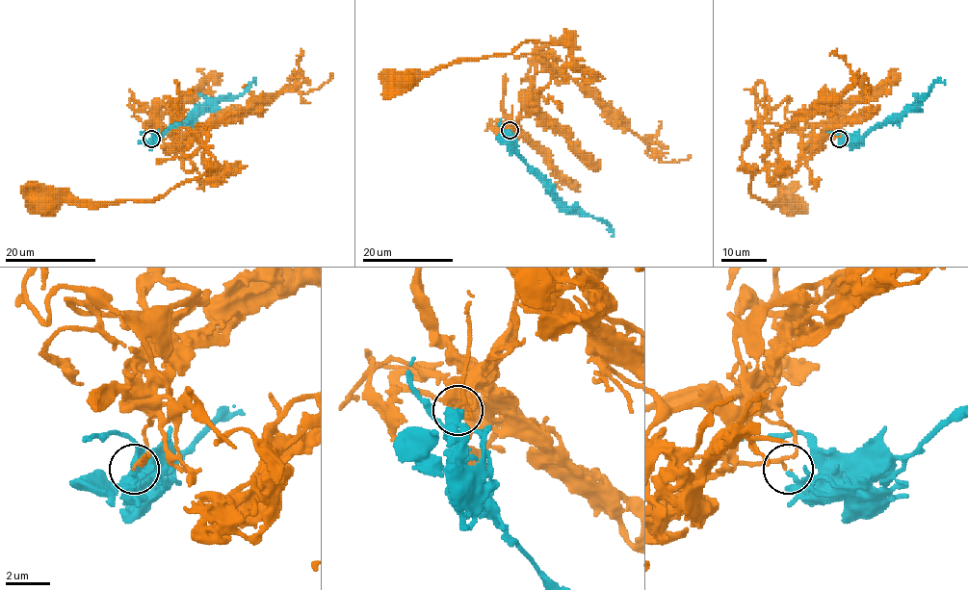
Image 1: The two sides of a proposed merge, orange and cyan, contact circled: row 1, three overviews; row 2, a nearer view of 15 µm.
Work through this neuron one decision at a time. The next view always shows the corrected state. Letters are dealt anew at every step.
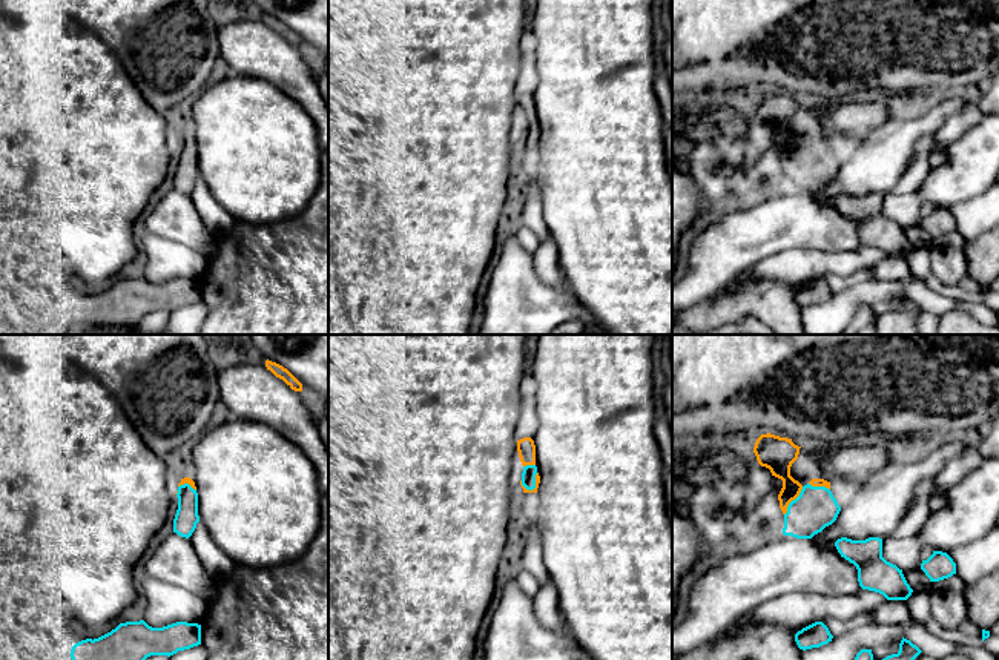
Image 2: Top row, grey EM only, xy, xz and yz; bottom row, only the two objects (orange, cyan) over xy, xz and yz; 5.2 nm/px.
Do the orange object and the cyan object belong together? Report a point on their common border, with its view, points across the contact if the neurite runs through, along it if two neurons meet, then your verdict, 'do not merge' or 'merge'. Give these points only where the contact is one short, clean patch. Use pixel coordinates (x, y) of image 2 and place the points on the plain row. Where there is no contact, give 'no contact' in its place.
meets orange in yz at (792, 155); runs through yz (777, 111), (792, 155), (804, 164), (815, 164); merge

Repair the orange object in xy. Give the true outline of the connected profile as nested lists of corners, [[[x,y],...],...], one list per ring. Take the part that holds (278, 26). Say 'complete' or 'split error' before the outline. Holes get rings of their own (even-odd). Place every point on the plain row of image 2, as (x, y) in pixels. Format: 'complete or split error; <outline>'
complete; [[[265,17],[267,26],[270,26],[276,34],[282,35],[292,46],[302,48],[302,40],[282,21]]]

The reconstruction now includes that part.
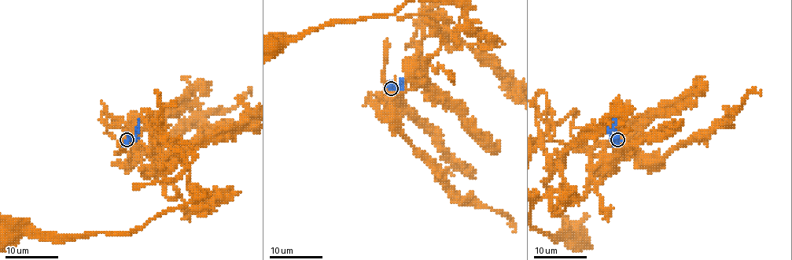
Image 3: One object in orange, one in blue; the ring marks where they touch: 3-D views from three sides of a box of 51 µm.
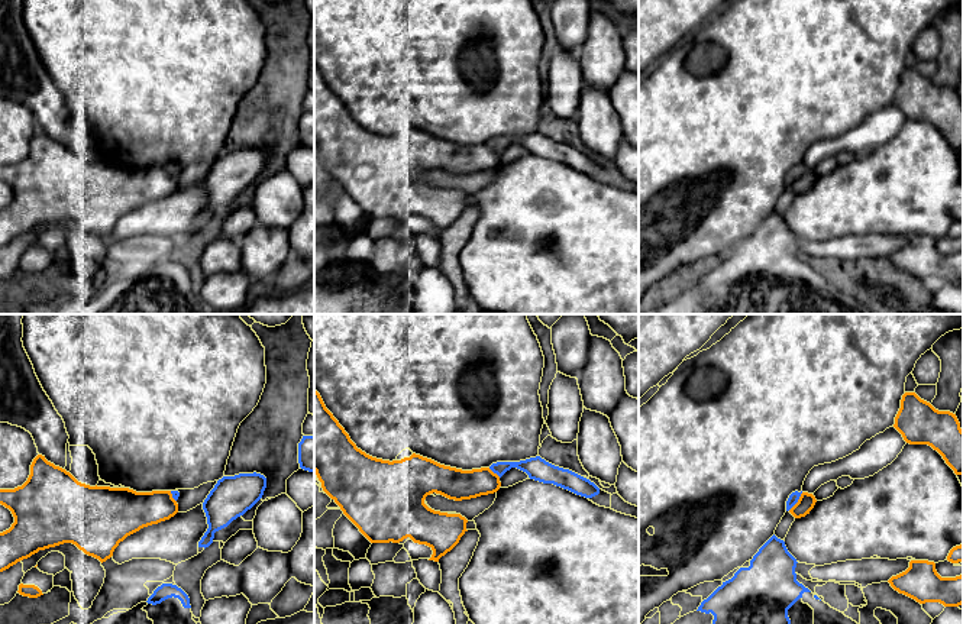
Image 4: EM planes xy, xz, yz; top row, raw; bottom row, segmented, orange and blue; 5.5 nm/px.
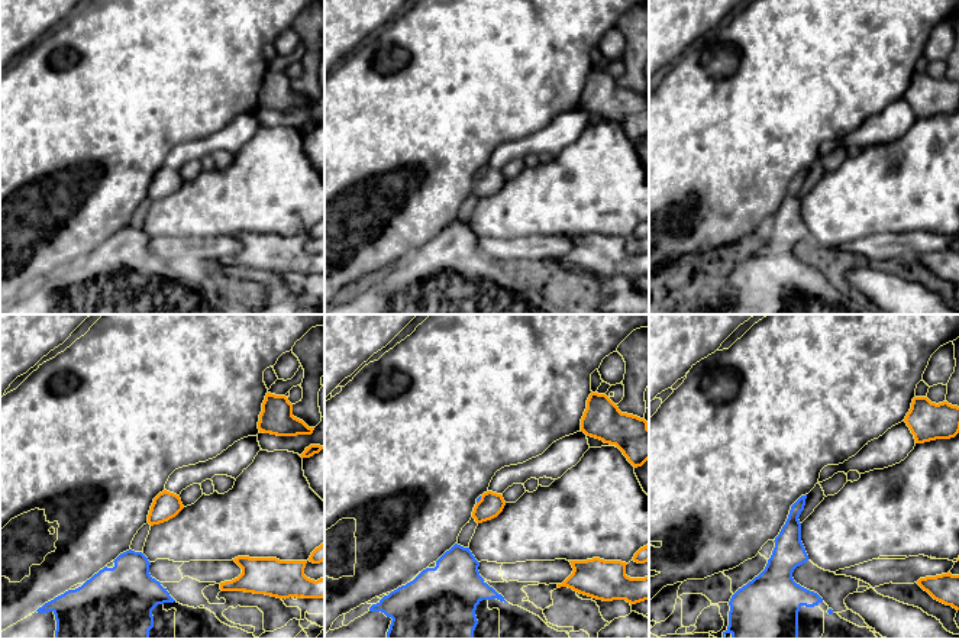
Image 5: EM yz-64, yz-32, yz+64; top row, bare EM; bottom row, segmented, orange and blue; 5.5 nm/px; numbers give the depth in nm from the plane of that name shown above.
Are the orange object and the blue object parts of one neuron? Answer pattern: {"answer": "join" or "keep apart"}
{"answer": "keep apart"}

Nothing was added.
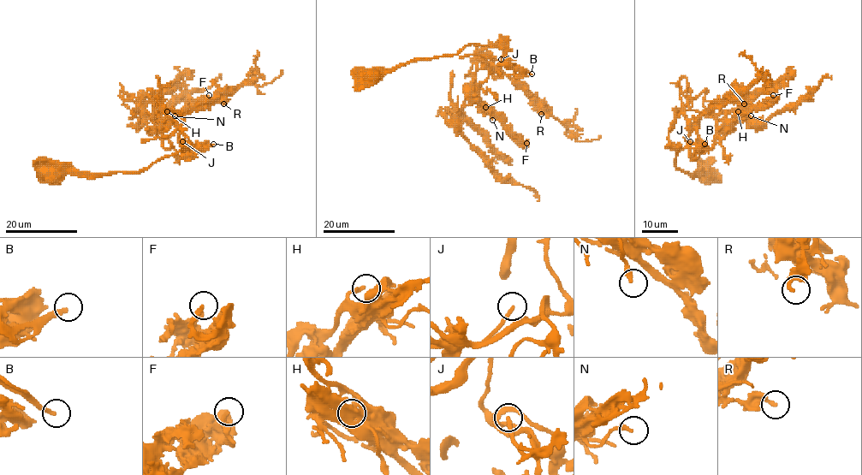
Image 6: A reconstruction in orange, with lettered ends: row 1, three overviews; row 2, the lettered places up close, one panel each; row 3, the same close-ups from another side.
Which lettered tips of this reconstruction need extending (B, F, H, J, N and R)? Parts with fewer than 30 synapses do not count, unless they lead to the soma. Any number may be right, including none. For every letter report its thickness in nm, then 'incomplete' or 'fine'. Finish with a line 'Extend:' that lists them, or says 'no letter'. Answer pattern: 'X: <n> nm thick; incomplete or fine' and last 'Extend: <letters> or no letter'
B: 220 nm thick; incomplete
F: 220 nm thick; fine
H: 190 nm thick; fine
J: 200 nm thick; fine
N: 240 nm thick; fine
R: 190 nm thick; fine
Extend: B

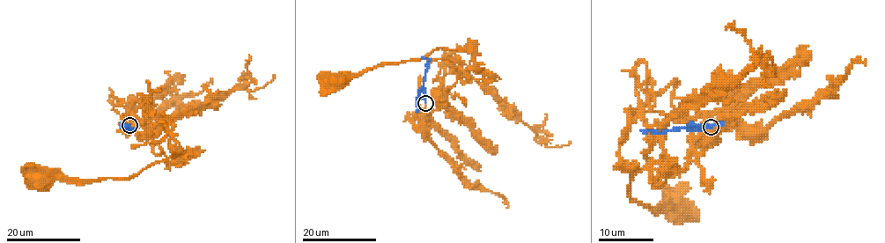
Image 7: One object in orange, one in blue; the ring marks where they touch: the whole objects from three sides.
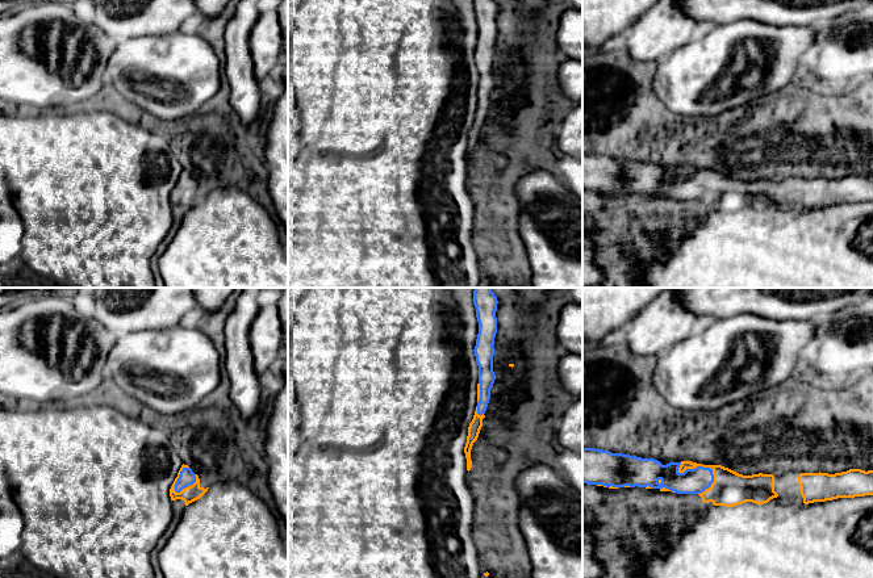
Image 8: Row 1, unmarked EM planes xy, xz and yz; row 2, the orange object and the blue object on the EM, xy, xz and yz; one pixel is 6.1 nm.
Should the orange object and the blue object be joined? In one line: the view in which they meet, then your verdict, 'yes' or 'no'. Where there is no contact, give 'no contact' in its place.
meets orange in yz; yes

